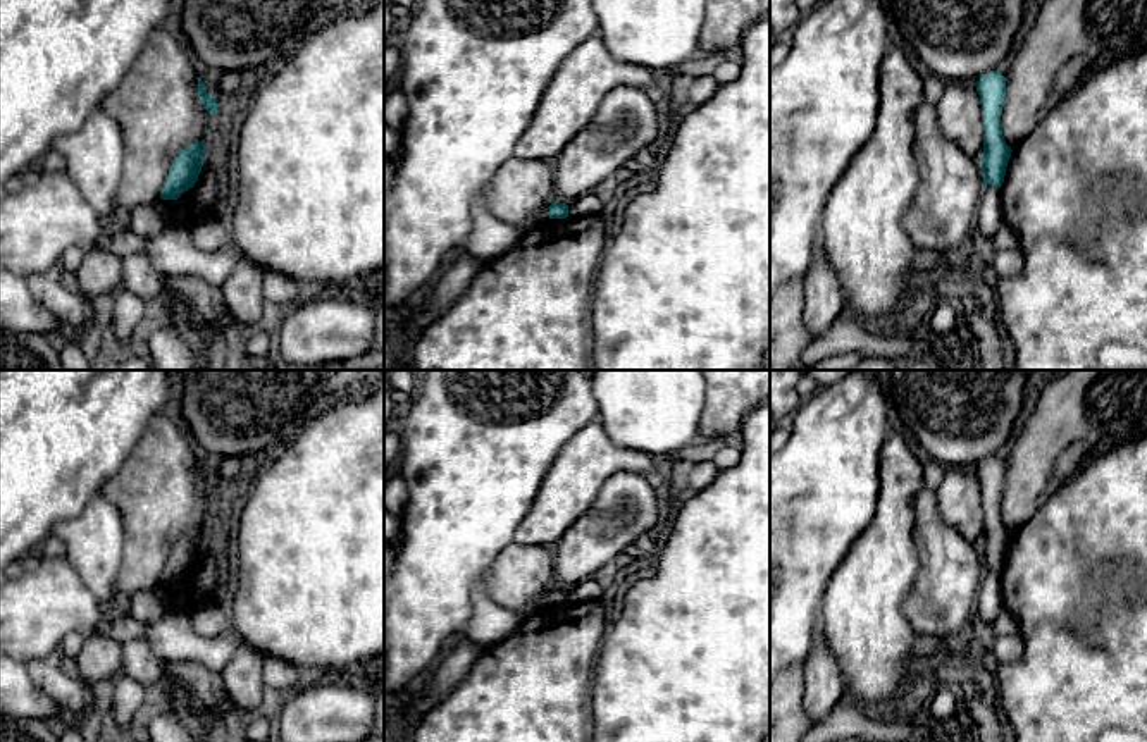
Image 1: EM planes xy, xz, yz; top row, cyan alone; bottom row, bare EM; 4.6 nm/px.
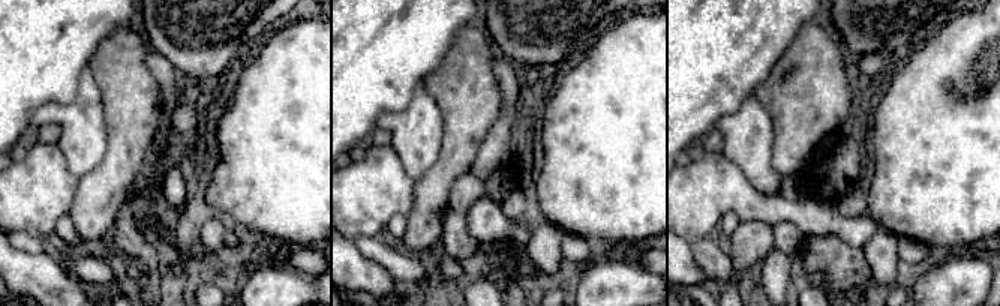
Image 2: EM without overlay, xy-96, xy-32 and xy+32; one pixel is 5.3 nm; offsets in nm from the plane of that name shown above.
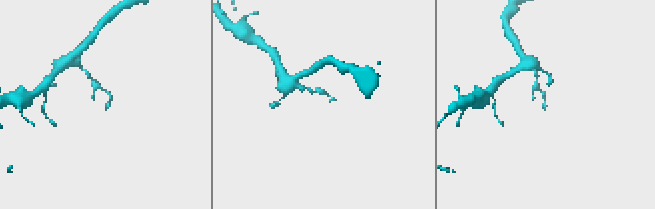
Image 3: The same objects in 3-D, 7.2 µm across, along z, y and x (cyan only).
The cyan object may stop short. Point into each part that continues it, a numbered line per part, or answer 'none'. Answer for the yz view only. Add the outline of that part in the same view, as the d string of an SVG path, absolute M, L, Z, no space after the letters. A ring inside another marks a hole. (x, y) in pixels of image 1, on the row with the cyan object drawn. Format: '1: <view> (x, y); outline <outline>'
none

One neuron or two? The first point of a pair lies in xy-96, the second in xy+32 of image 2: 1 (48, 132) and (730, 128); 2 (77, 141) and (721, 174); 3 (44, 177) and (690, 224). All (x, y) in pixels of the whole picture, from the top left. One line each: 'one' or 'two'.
1: two
2: two
3: one

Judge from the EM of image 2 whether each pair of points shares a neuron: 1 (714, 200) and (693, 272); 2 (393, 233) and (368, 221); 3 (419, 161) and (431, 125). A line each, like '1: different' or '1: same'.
1: different
2: different
3: same

